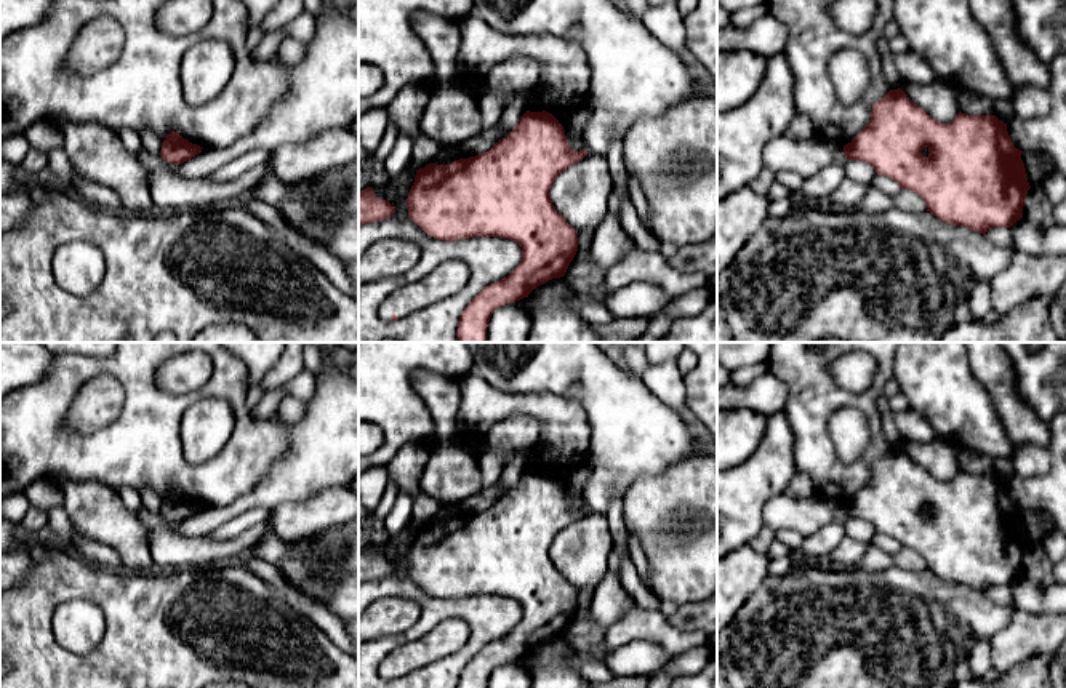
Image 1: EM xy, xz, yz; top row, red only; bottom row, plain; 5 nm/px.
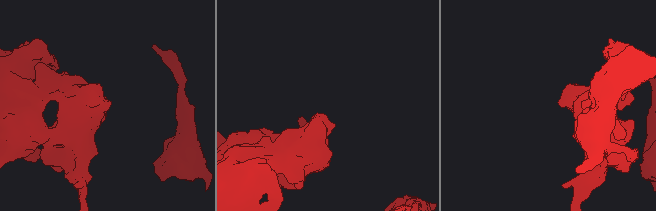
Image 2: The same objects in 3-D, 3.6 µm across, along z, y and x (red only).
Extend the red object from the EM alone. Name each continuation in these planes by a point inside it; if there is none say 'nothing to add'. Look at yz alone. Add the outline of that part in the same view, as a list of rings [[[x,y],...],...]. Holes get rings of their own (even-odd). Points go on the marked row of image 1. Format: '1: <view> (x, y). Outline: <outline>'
nothing to add

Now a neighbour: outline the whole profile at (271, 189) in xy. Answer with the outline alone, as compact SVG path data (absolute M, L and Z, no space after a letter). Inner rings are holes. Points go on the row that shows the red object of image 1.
M274 174L267 176L261 184L254 187L254 197L271 205L275 205L287 194L288 186Z

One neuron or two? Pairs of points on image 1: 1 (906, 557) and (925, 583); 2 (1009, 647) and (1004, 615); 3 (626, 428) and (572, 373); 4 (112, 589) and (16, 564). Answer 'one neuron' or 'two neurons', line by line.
1: two neurons
2: two neurons
3: one neuron
4: two neurons

